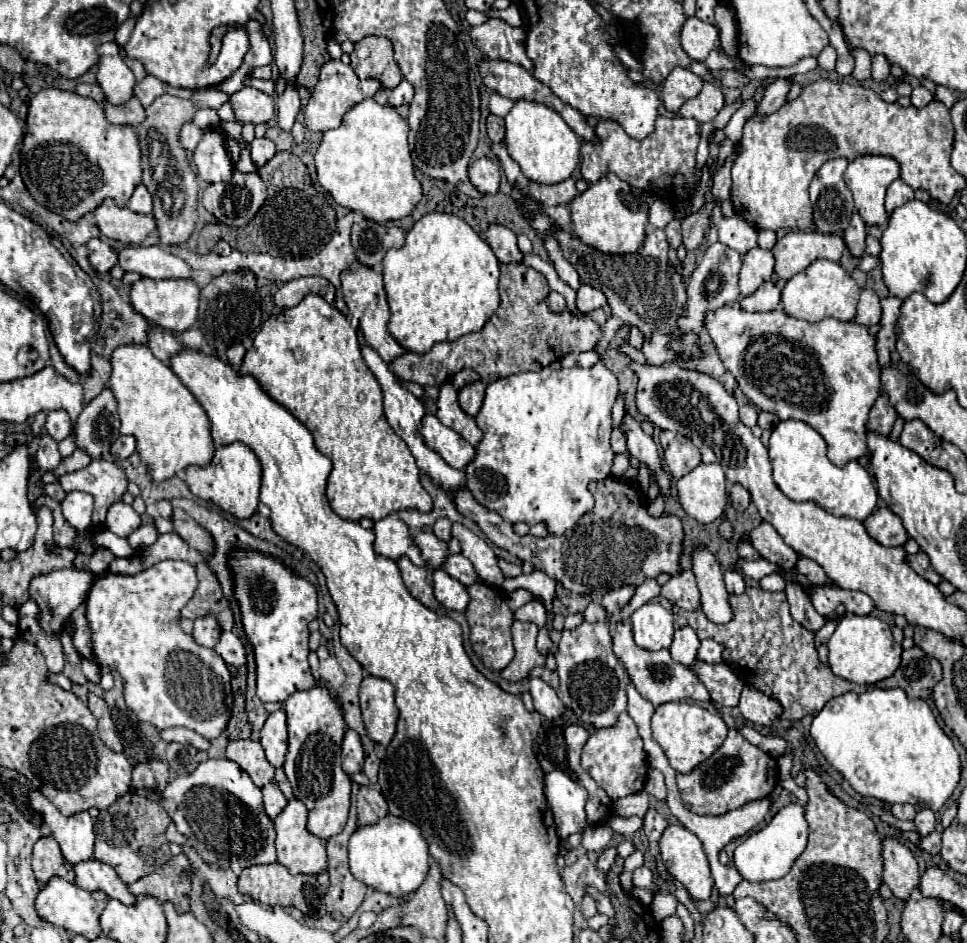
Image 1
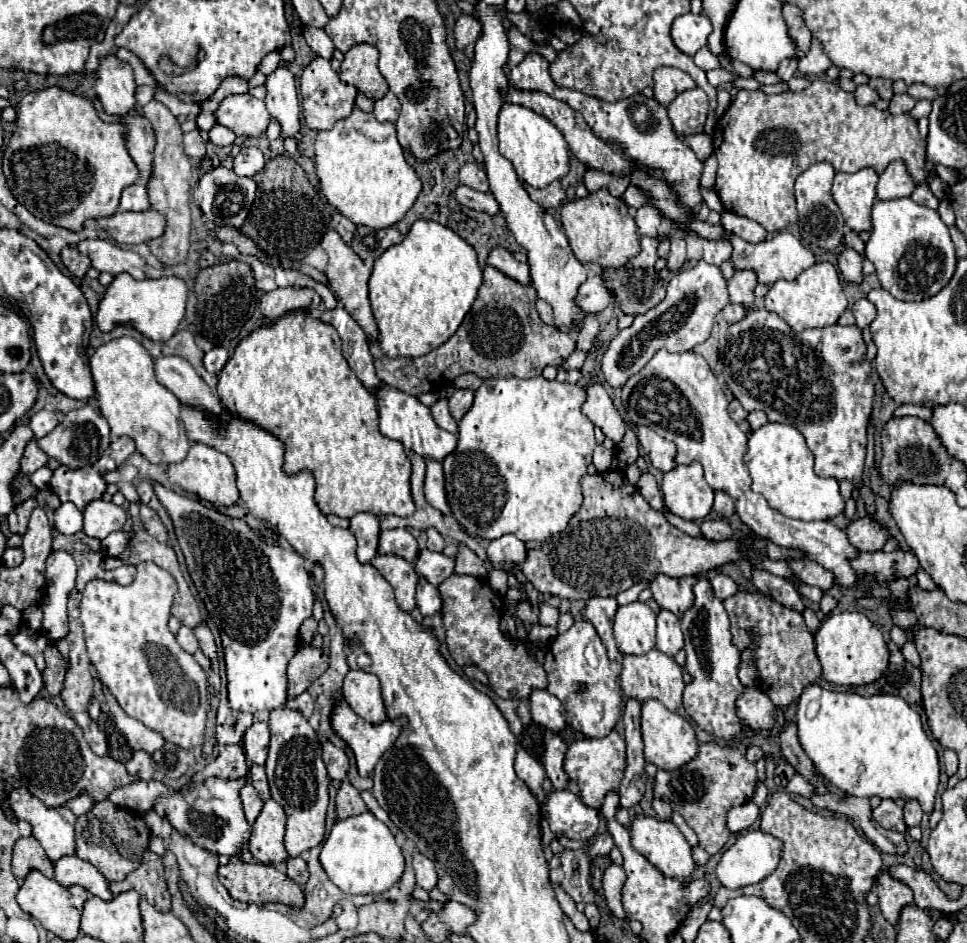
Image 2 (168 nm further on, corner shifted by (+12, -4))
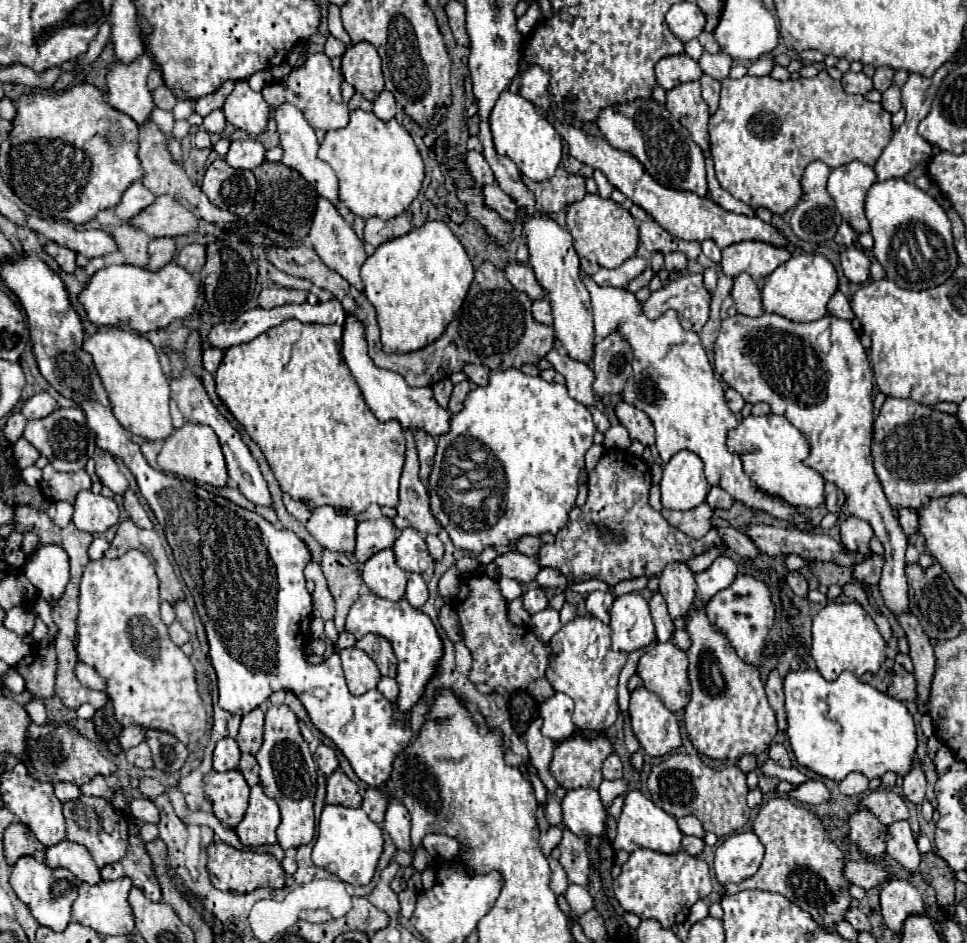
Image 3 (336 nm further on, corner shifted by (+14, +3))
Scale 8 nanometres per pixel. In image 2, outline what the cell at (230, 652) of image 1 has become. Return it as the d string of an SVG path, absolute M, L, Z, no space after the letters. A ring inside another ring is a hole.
M202 622L202 624L198 624L198 626L194 628L194 636L196 636L198 644L200 644L200 650L202 650L208 658L216 658L216 644L214 644L214 636L212 636L210 628L208 628L204 622Z

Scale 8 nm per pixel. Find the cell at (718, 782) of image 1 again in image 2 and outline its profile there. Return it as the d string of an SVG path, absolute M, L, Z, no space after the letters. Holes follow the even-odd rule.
M716 742L700 746L700 752L684 766L668 772L658 770L654 778L654 798L662 798L678 812L696 832L700 846L708 854L716 854L732 836L726 826L726 814L734 806L752 800L756 786L756 768L736 748L718 746Z

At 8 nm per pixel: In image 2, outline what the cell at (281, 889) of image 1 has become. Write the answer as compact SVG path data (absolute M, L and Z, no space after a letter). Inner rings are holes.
M228 860L218 868L218 880L224 884L228 894L234 900L248 902L248 904L268 904L268 902L282 902L288 906L300 908L304 904L304 892L302 888L290 880L282 870L274 868L272 864L246 864L242 860Z

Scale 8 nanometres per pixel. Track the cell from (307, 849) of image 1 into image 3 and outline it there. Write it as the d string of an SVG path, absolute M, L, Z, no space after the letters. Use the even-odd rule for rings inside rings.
M254 785L248 811L236 827L236 833L242 841L242 845L260 847L260 845L276 843L276 827L278 825L280 825L278 803L264 793L262 785Z

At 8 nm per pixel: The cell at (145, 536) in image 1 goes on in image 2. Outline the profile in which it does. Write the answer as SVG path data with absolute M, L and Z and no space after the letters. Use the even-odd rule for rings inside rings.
M112 532L110 536L106 536L106 538L100 542L100 550L102 550L106 556L116 558L116 556L120 556L120 554L124 552L126 544L128 544L128 534L124 534L124 532Z

